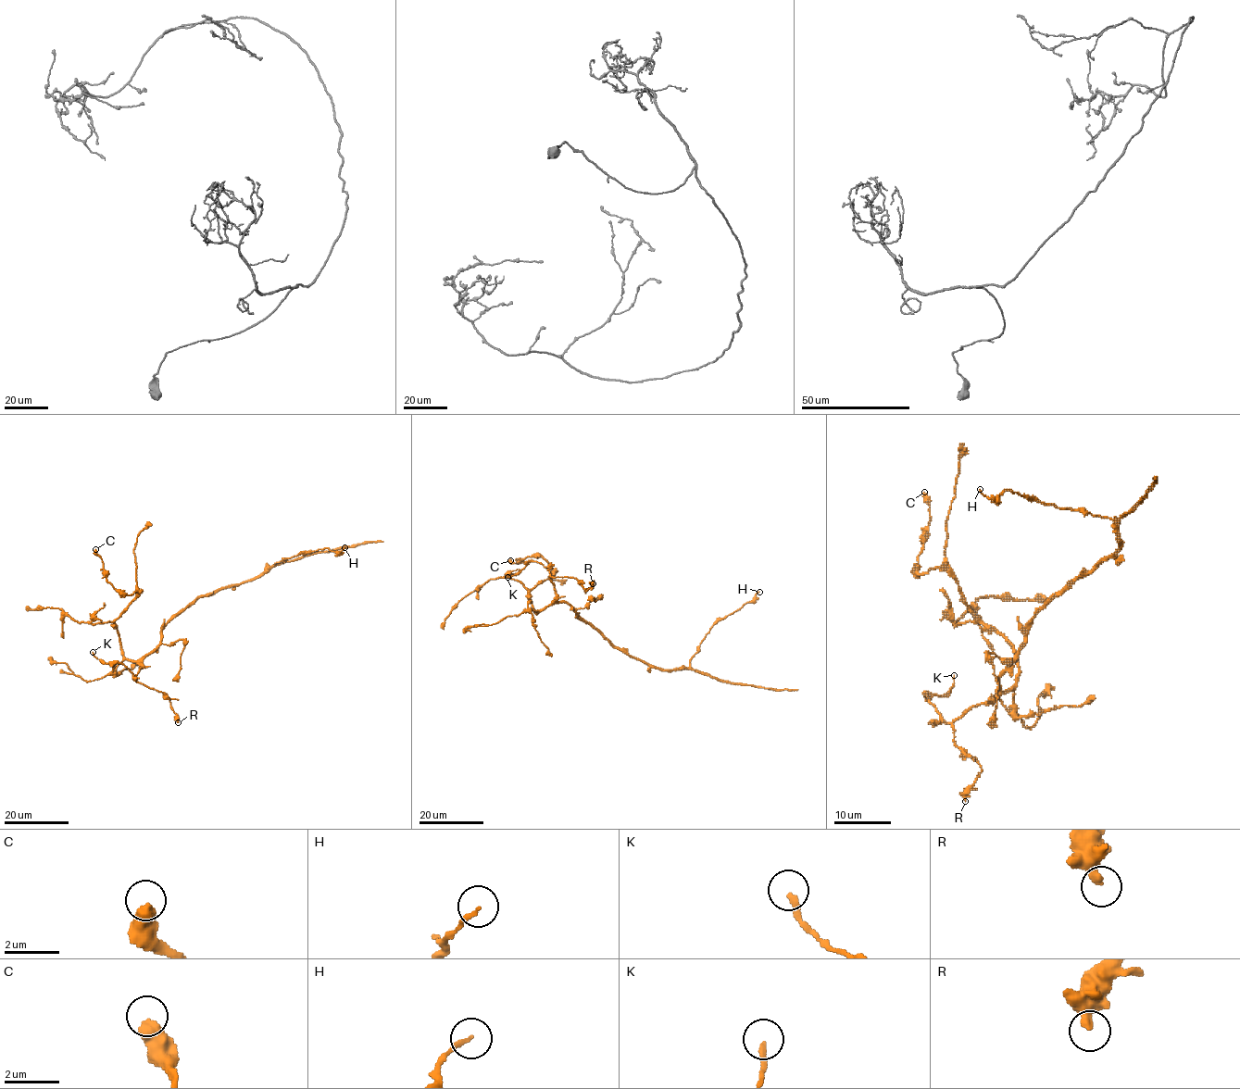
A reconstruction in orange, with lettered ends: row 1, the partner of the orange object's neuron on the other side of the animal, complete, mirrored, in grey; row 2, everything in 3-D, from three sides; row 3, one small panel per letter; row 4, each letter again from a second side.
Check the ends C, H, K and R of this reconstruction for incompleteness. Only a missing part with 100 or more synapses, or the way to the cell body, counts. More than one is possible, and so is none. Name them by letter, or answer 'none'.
none

